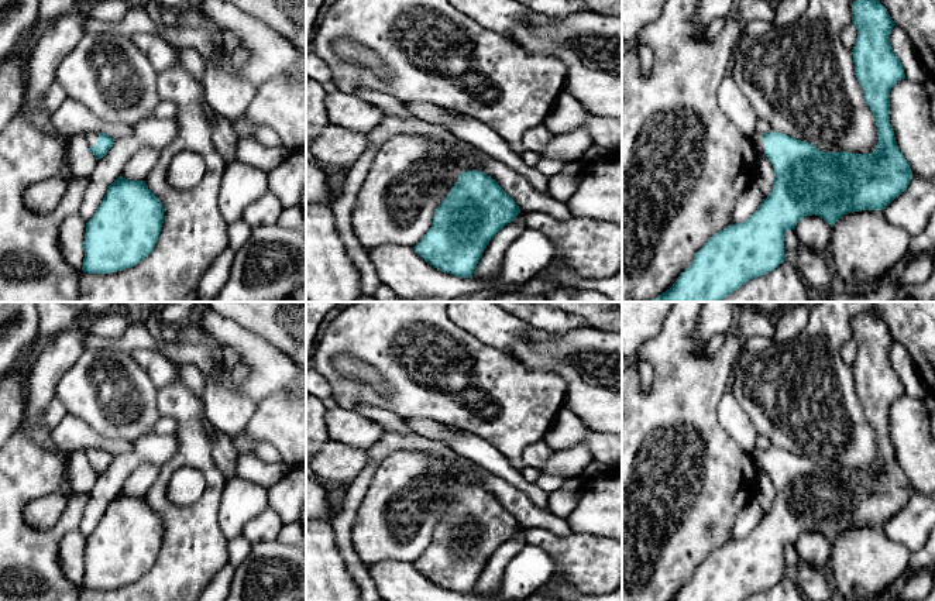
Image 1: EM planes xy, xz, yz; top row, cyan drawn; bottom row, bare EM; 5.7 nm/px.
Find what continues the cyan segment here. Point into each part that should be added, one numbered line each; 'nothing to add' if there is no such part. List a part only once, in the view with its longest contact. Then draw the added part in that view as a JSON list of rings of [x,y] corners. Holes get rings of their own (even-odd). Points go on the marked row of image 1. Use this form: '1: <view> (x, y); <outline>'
1: yz (756, 137); [[[754,131],[750,137],[753,147],[756,150],[757,154],[763,154],[766,152],[766,144],[763,141],[763,134],[759,131]]]

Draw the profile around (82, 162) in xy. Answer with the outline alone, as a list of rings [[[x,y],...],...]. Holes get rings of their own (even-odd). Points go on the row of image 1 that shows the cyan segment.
[[[83,133],[69,137],[66,154],[72,178],[89,176],[97,165],[97,158],[89,151]]]

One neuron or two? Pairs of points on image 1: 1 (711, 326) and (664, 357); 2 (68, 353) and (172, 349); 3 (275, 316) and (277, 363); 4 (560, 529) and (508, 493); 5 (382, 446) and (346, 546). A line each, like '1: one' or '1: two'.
1: two
2: two
3: two
4: one
5: one

